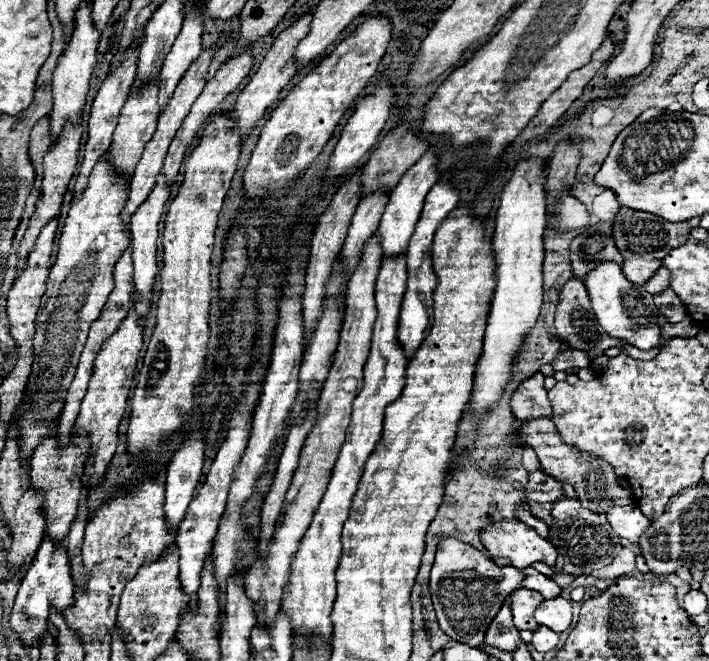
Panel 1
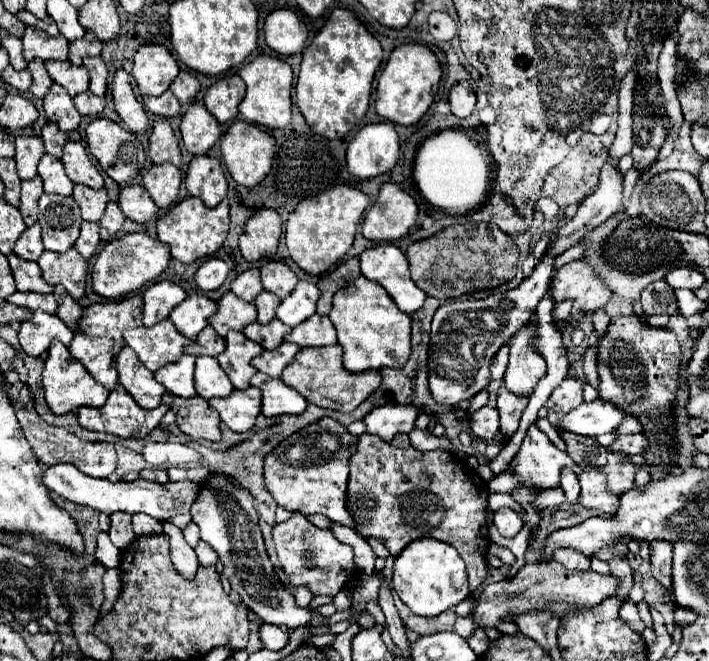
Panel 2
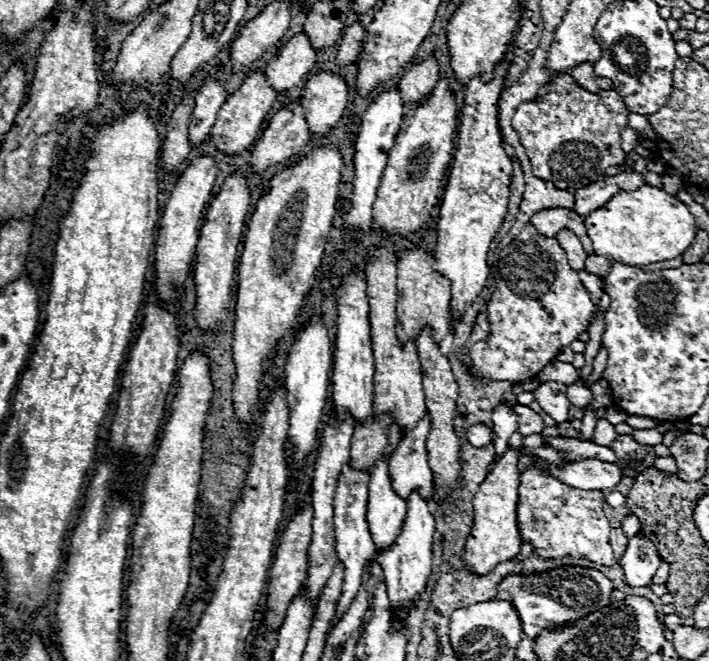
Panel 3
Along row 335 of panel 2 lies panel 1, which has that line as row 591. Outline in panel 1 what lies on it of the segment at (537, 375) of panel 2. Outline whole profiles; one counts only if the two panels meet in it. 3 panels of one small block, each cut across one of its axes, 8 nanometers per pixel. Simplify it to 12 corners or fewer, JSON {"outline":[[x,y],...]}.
{"outline":[[520,588],[510,596],[518,630],[538,630],[532,612],[544,600],[534,590]]}

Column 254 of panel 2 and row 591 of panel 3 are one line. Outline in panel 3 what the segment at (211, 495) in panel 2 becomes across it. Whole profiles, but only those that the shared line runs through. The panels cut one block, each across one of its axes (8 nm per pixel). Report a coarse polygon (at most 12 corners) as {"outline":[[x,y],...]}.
{"outline":[[566,566],[504,578],[524,634],[612,602],[598,570]]}

